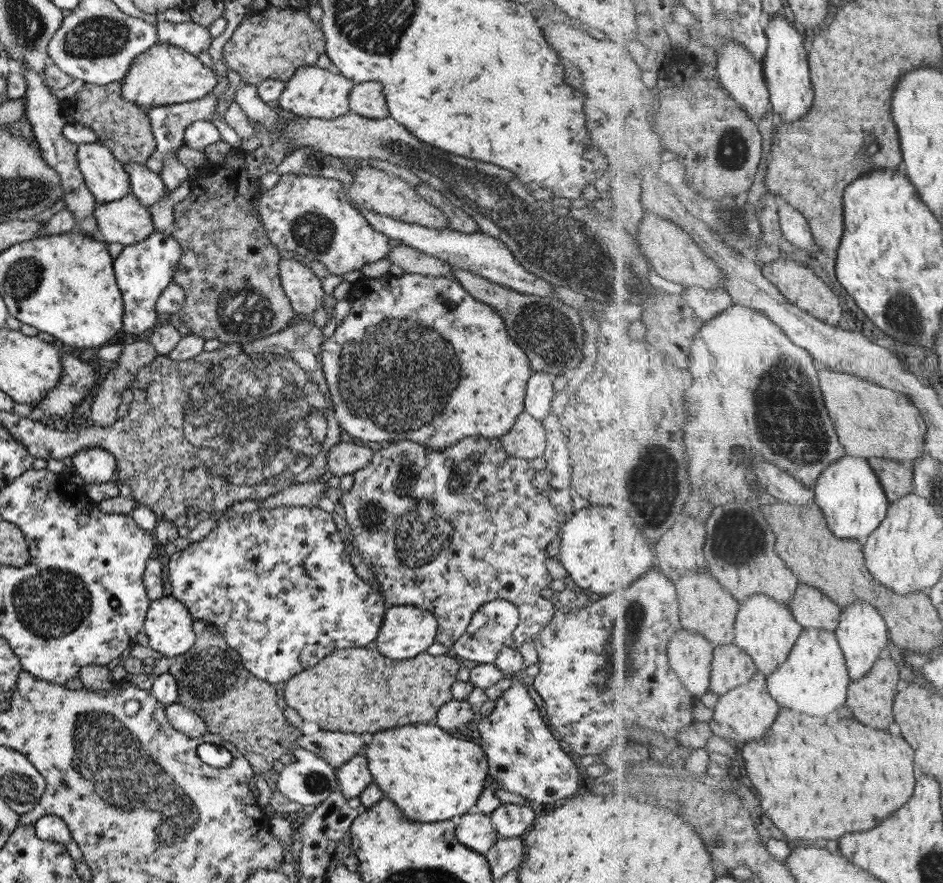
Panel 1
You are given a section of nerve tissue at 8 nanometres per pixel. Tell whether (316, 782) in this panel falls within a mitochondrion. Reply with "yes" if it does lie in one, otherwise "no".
yes

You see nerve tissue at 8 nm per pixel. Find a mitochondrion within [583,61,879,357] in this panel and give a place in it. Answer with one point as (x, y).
(732, 151)

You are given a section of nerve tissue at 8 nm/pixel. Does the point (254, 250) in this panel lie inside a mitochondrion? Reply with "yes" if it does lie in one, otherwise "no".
no

